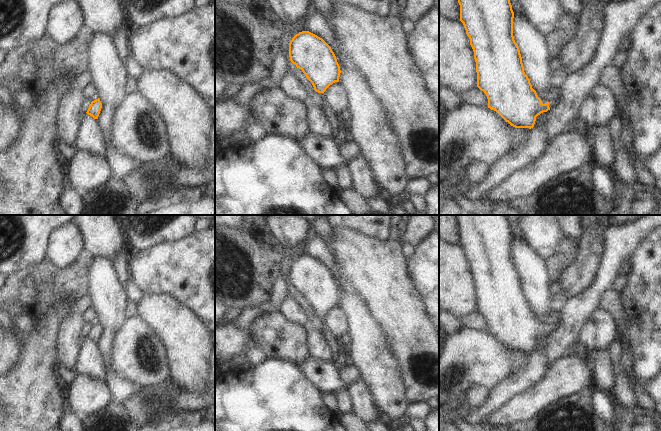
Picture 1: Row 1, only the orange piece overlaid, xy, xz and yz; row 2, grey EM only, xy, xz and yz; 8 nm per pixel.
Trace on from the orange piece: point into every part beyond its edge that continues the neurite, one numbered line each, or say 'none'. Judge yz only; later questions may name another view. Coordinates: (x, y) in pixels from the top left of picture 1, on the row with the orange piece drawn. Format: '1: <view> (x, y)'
1: yz (554, 103)

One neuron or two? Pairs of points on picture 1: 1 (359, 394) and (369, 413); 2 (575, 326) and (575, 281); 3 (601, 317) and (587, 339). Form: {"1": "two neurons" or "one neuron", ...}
{"1": "one neuron", "2": "two neurons", "3": "one neuron"}

